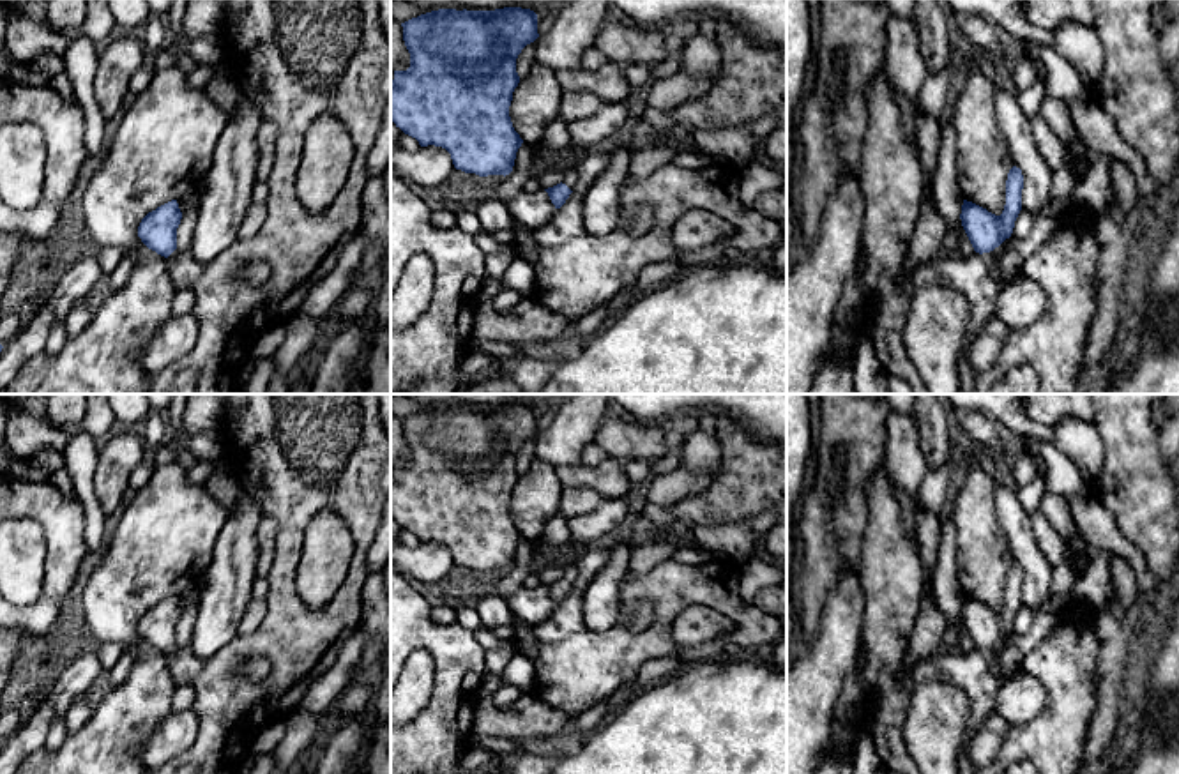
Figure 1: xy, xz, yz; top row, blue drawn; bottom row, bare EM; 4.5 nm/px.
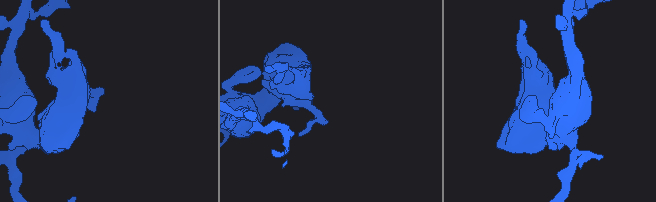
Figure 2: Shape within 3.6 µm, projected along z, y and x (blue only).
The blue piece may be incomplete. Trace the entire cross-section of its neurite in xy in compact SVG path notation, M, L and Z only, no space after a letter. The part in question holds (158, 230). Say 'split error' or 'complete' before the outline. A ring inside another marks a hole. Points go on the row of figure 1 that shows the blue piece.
complete | M171 200L141 219L138 237L148 249L168 258L177 249L177 228L180 219L182 212L179 203Z

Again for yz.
complete | M1013 166L1008 173L1006 205L1000 216L963 200L960 219L976 253L990 253L1011 237L1015 221L1022 210L1022 189L1022 170Z

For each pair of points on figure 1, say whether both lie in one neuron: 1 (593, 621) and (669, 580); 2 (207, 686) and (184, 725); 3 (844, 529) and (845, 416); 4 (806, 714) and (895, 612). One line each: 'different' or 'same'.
1: different
2: different
3: same
4: different

